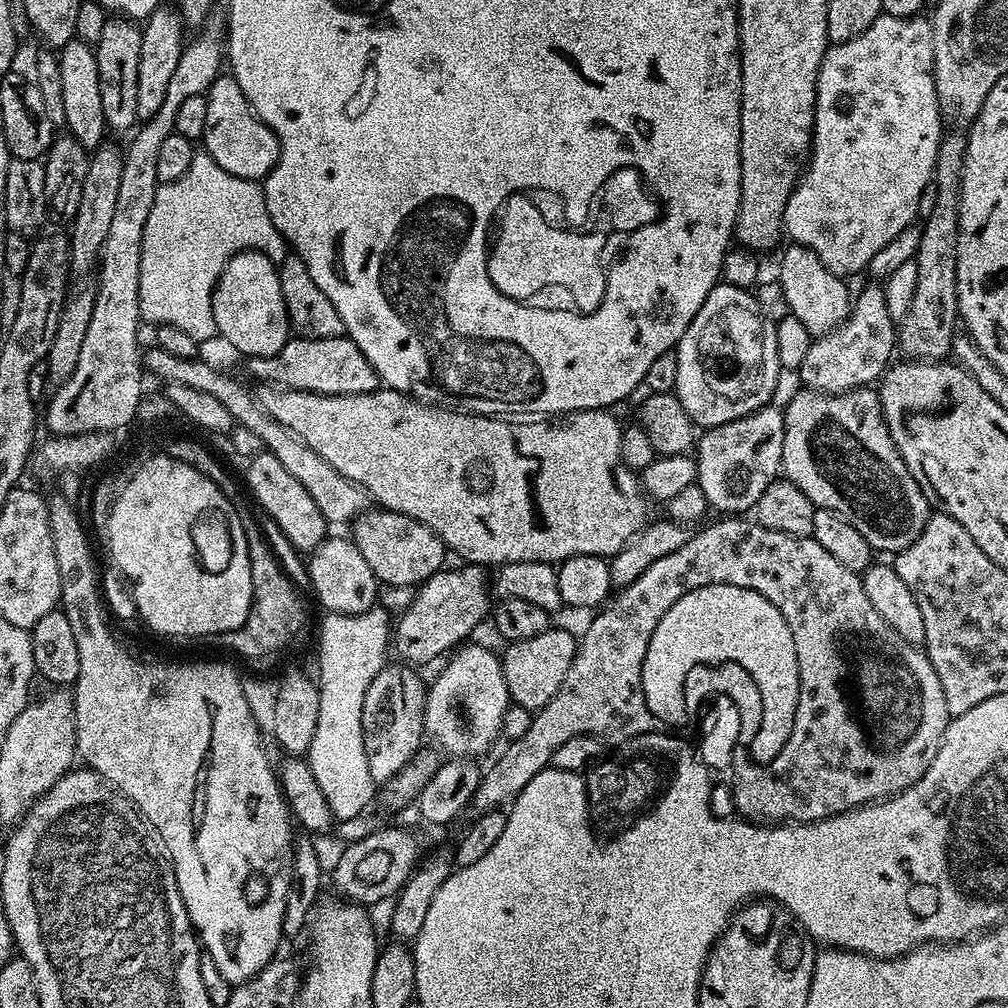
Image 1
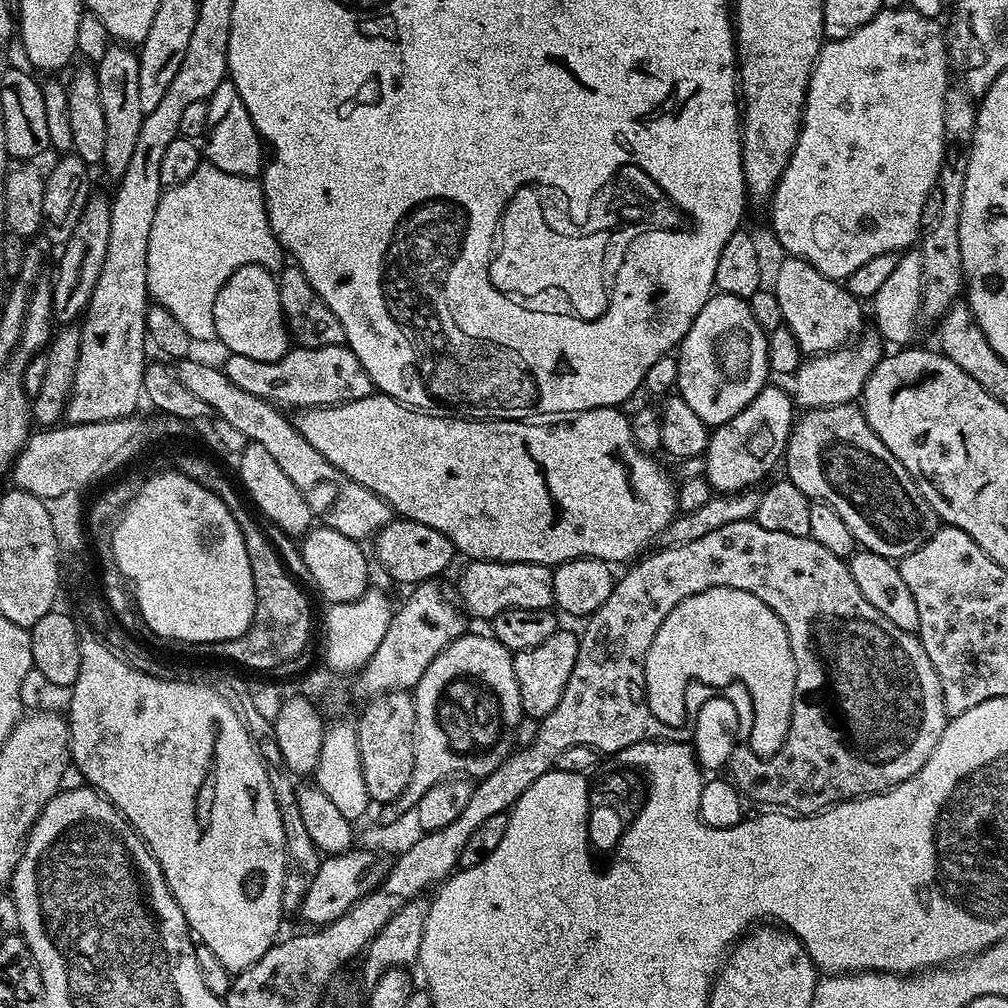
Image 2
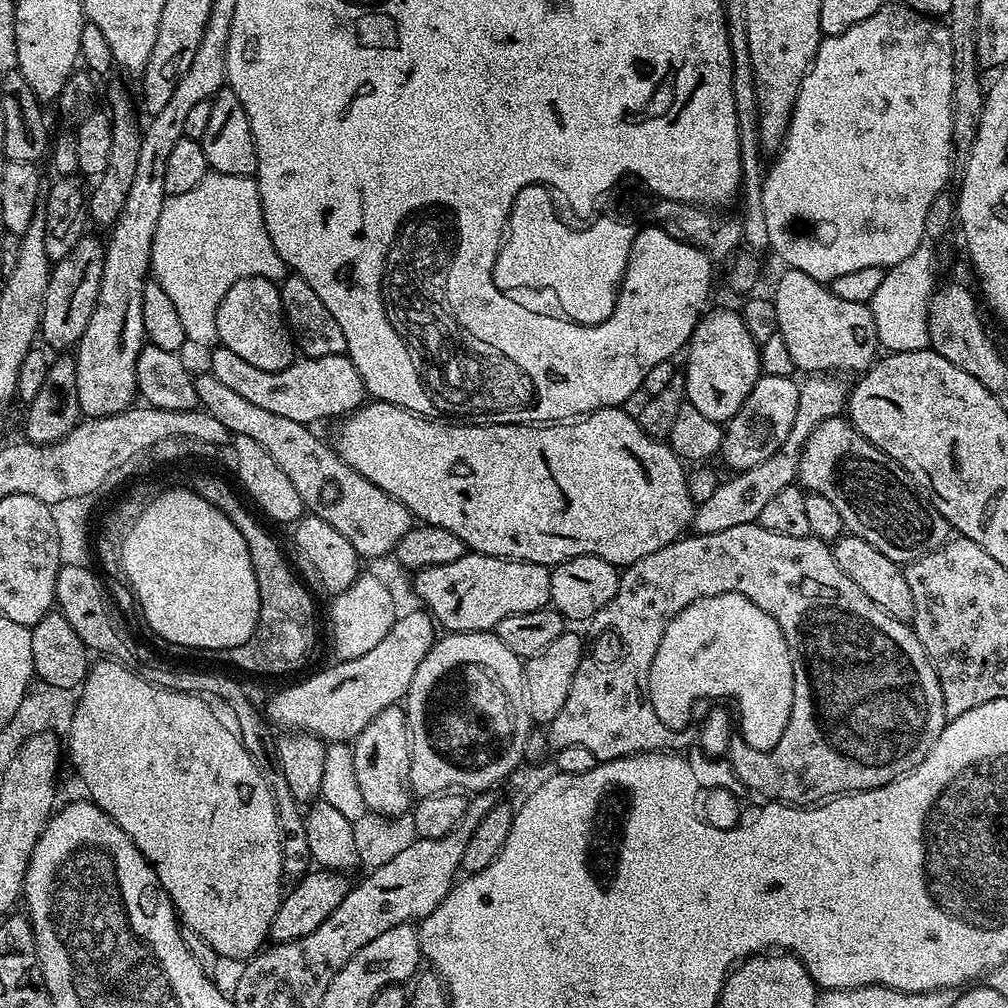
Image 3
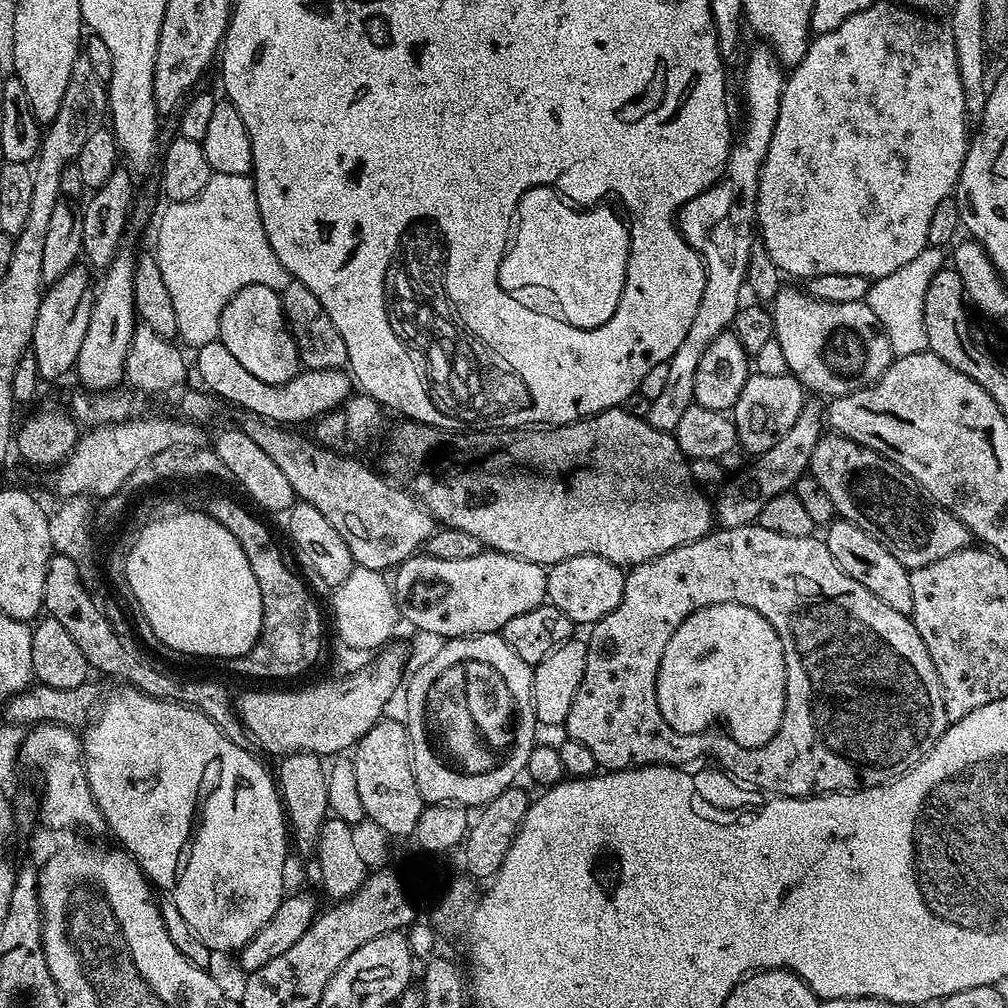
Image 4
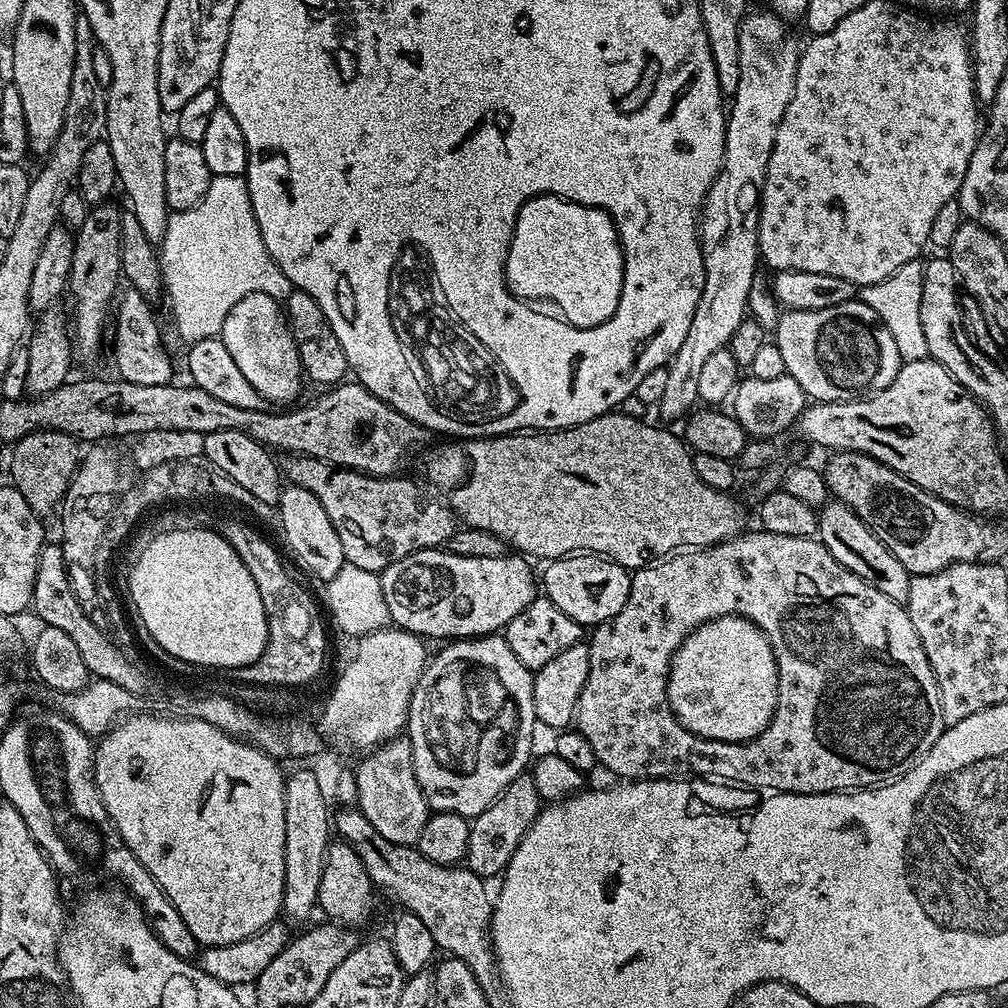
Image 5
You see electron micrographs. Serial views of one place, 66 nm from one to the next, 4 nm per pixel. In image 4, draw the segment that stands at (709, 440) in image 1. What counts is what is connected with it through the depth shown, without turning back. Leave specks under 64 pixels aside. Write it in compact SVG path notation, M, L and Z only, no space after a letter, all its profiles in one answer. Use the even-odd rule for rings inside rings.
M749 373L738 402L730 410L732 421L736 423L737 445L750 456L757 456L770 450L770 447L774 446L778 439L785 437L787 431L794 426L805 402L806 389L791 373L781 377ZM756 408L765 408L772 415L768 424L760 424L760 412Z

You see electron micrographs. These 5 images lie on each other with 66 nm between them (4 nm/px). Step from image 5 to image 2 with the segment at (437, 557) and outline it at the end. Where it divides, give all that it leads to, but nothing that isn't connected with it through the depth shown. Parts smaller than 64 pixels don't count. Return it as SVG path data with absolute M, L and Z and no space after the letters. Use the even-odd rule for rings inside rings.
M474 560L467 566L469 568L460 576L459 603L469 617L477 616L478 619L488 622L507 608L522 606L525 610L538 610L552 608L556 603L552 581L553 569L549 565L503 564L497 560Z

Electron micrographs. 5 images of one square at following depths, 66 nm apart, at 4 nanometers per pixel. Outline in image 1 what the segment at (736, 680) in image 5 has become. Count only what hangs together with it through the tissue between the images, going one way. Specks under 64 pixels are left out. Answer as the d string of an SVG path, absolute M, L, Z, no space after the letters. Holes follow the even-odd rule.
M711 584L710 586L702 586L698 590L690 590L690 594L678 598L678 602L674 602L674 606L670 606L670 610L666 610L666 614L662 614L662 622L658 622L658 630L654 630L654 638L650 638L650 646L646 646L646 658L642 662L642 686L650 686L650 682L654 678L650 666L658 666L656 662L660 660L662 650L680 650L680 656L678 658L684 658L682 654L684 654L684 650L688 646L692 650L692 656L736 656L736 660L740 660L740 664L744 664L744 668L748 668L748 671L752 672L752 676L756 676L756 683L761 683L760 691L765 691L770 695L770 715L766 718L766 723L762 731L760 731L760 740L756 740L756 748L760 748L760 752L755 752L751 759L762 764L768 764L774 758L778 758L782 746L786 746L786 738L790 738L790 730L794 730L794 714L796 713L798 694L800 693L798 654L794 650L794 634L790 634L790 626L786 626L786 618L782 618L782 614L777 608L770 602L766 602L766 598L762 598L762 594L758 594L754 590L746 590L742 586Z

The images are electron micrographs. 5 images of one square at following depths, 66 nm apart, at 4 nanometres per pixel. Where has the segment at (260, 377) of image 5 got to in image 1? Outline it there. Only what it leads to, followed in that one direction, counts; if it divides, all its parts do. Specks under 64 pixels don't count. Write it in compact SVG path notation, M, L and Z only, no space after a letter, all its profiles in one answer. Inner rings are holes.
M249 250L239 252L222 270L212 291L216 331L244 358L273 356L290 338L288 311L282 298L280 269L266 254Z

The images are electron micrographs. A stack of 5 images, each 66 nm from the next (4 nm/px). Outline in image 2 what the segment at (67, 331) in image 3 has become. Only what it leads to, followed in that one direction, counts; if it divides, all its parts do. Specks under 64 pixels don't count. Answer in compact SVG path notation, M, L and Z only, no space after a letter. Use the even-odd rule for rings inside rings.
M89 195L86 206L82 210L82 218L78 218L78 226L74 226L74 234L62 245L64 252L56 264L56 276L52 280L52 318L57 325L76 324L88 311L88 303L94 294L94 286L98 286L98 274L102 274L102 262L106 262L106 246L110 243L110 210L112 201L106 195Z

